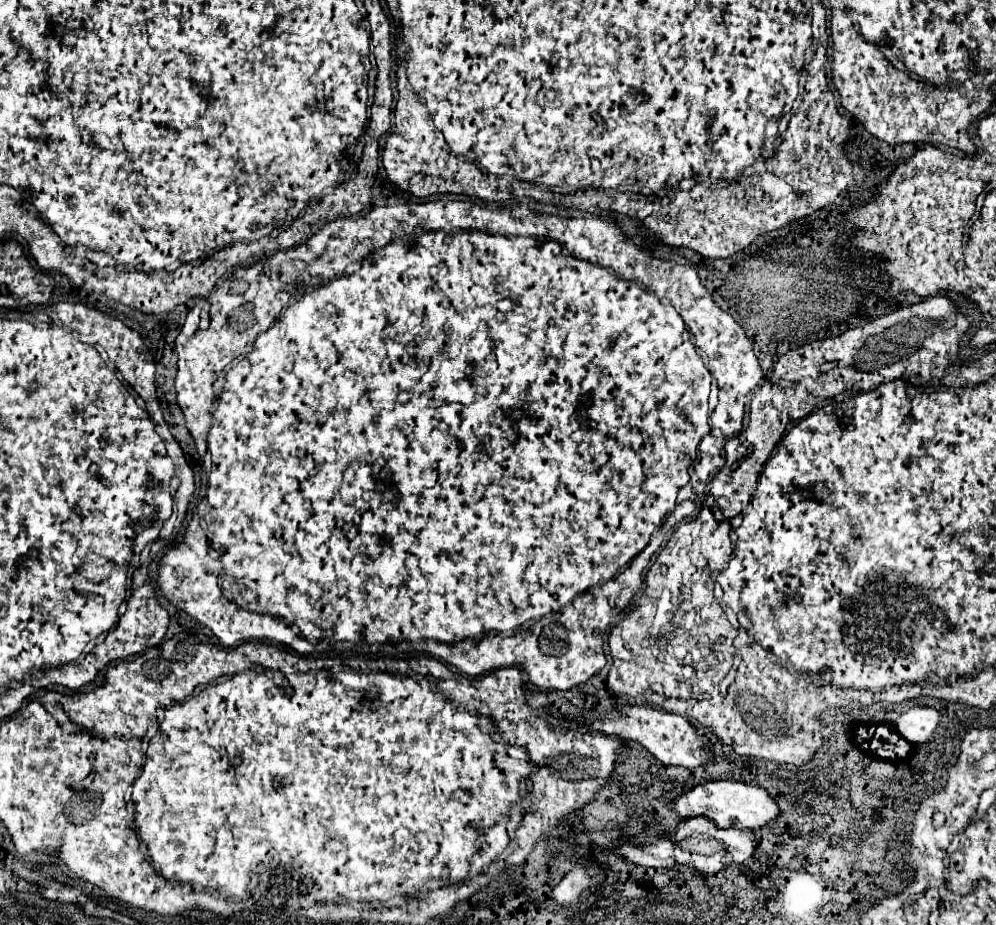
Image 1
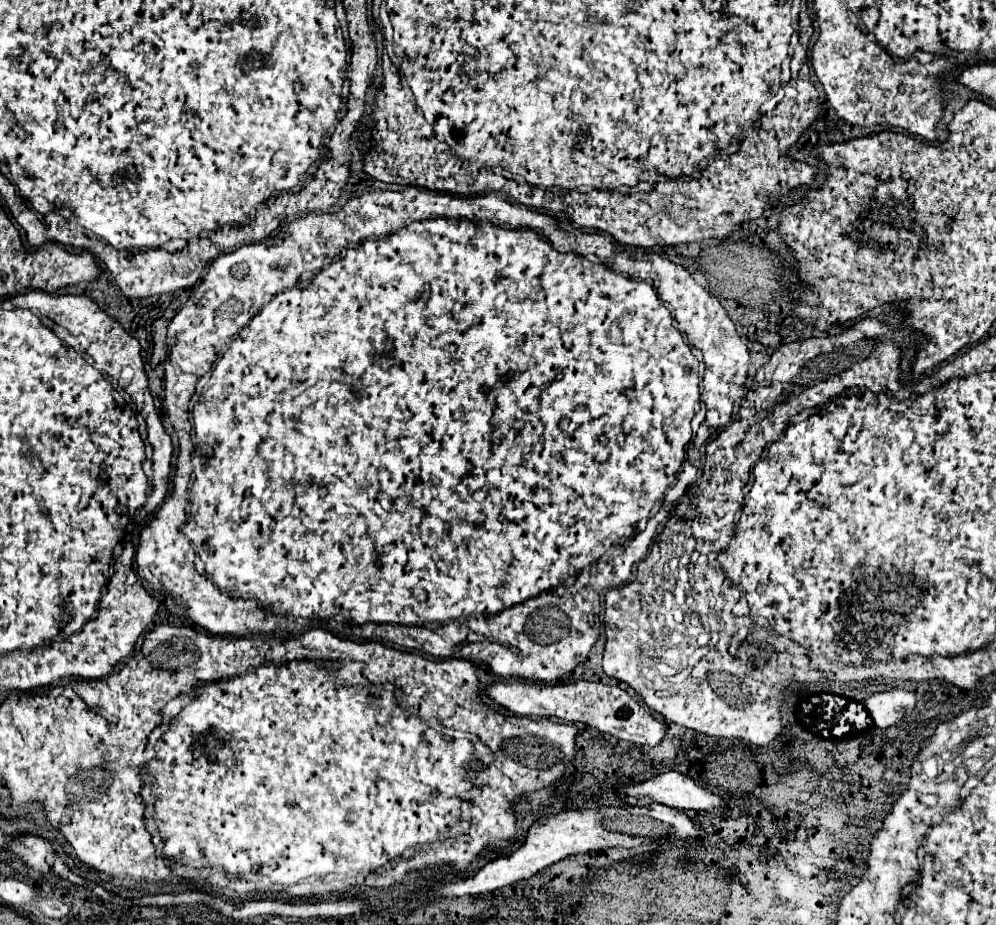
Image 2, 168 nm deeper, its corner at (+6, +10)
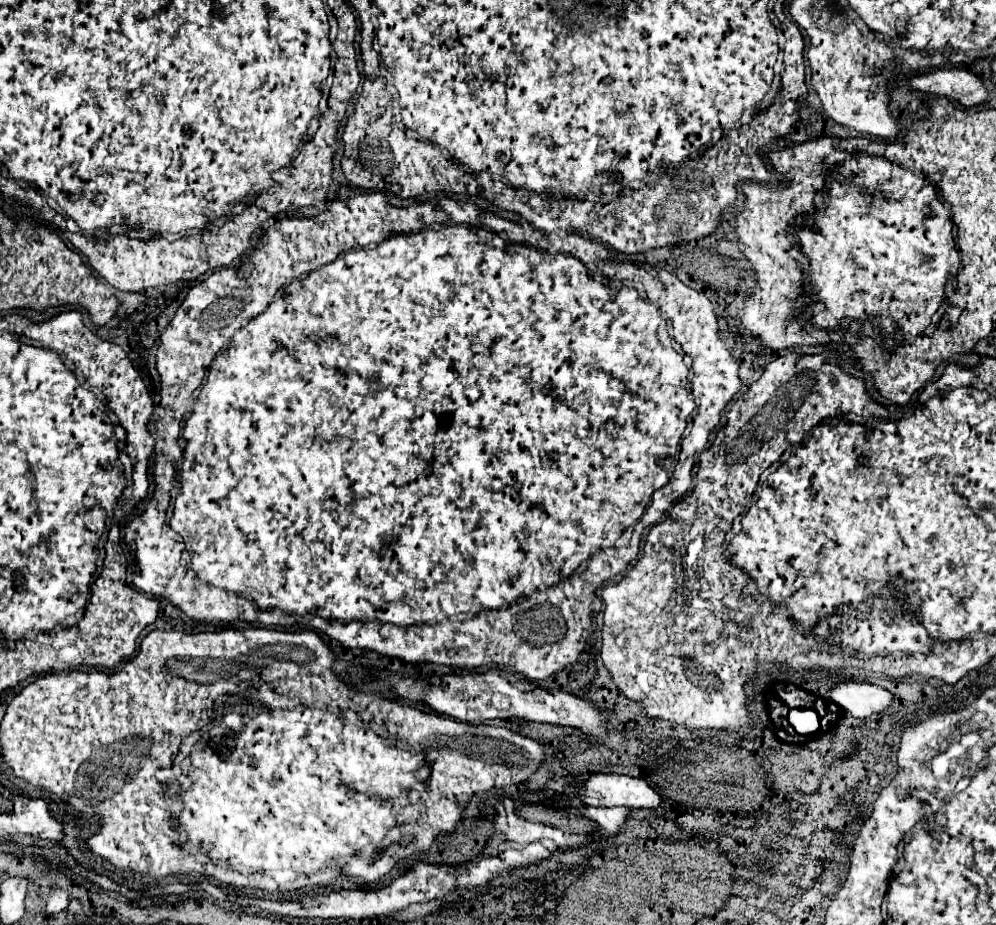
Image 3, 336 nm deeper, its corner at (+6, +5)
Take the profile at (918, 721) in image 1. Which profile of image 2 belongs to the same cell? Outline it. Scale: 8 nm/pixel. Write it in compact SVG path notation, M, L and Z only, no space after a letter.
M891 689L891 691L871 693L861 703L869 713L869 717L873 719L873 723L885 729L901 721L905 713L909 713L915 707L915 695L909 691Z

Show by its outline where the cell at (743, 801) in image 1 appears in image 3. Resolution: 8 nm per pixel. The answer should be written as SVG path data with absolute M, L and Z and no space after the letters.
M593 774L581 788L579 798L587 806L629 806L655 810L663 806L663 796L643 778L619 774Z

